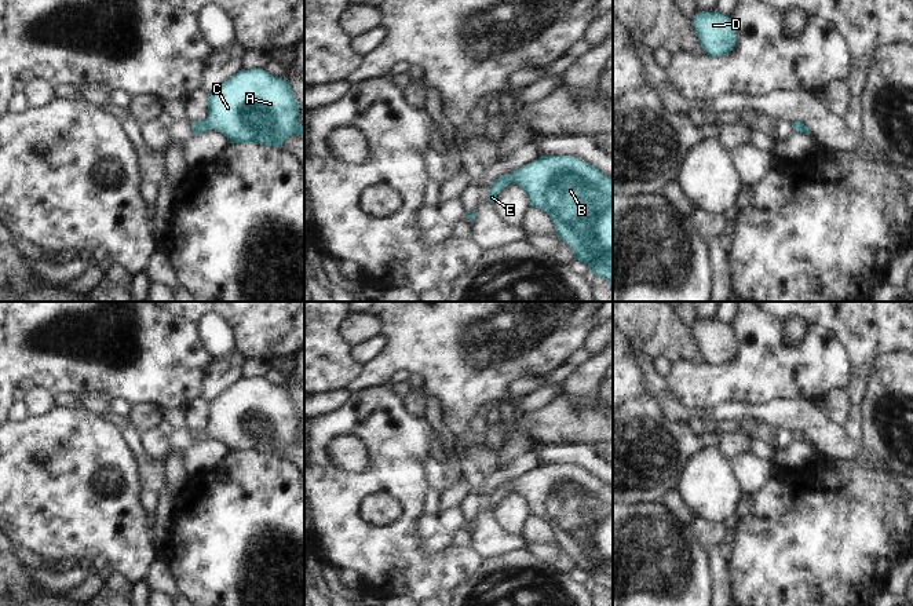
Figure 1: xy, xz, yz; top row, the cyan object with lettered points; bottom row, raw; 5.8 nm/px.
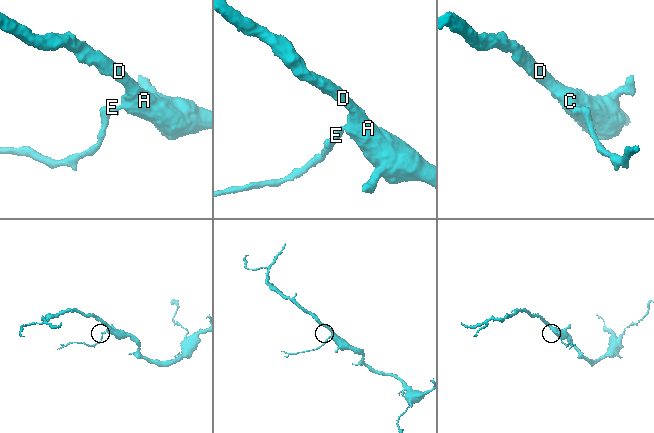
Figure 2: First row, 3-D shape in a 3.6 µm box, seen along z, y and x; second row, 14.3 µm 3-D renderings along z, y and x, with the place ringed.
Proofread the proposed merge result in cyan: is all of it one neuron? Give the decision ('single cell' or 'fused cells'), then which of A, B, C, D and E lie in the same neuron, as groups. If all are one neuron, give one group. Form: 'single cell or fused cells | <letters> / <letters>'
single cell | A B C D E

